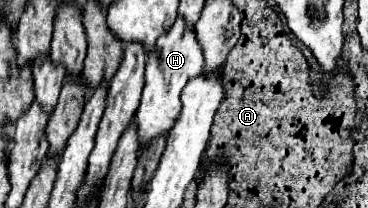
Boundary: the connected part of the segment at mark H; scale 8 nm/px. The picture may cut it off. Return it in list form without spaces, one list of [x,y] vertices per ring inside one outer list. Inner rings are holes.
[[[177,16],[175,24],[169,28],[167,36],[159,38],[155,52],[147,58],[145,66],[145,88],[141,96],[141,106],[137,108],[137,122],[139,122],[139,140],[145,148],[151,140],[159,136],[167,136],[173,128],[179,112],[181,112],[181,90],[185,88],[187,80],[197,76],[203,70],[203,50],[199,48],[199,40],[193,28],[187,28],[183,16]]]

